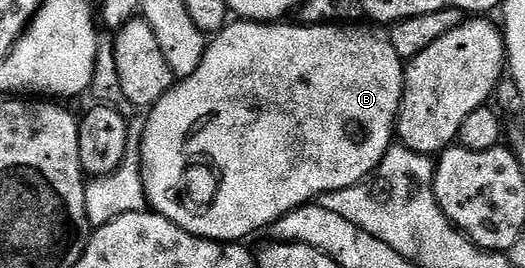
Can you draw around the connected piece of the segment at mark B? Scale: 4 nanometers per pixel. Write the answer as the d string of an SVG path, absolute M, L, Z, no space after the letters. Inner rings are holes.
M231 20L219 33L209 38L204 59L192 75L175 80L164 96L150 106L146 130L142 133L142 188L146 191L149 208L164 215L176 227L209 241L242 243L253 233L269 230L271 225L288 215L293 209L317 202L322 194L340 191L360 183L373 173L385 153L396 141L398 108L402 102L404 58L396 55L389 32L370 23L327 23L324 25L286 25L290 23L267 23L264 21ZM355 125L362 134L355 139L349 129Z

